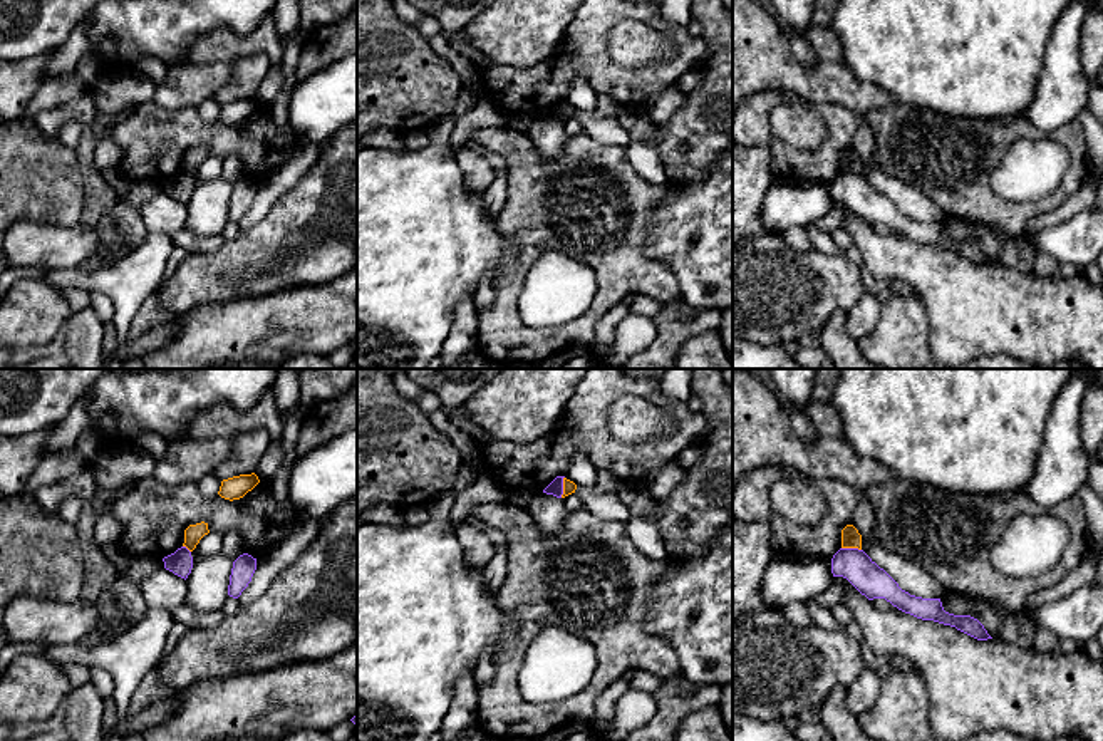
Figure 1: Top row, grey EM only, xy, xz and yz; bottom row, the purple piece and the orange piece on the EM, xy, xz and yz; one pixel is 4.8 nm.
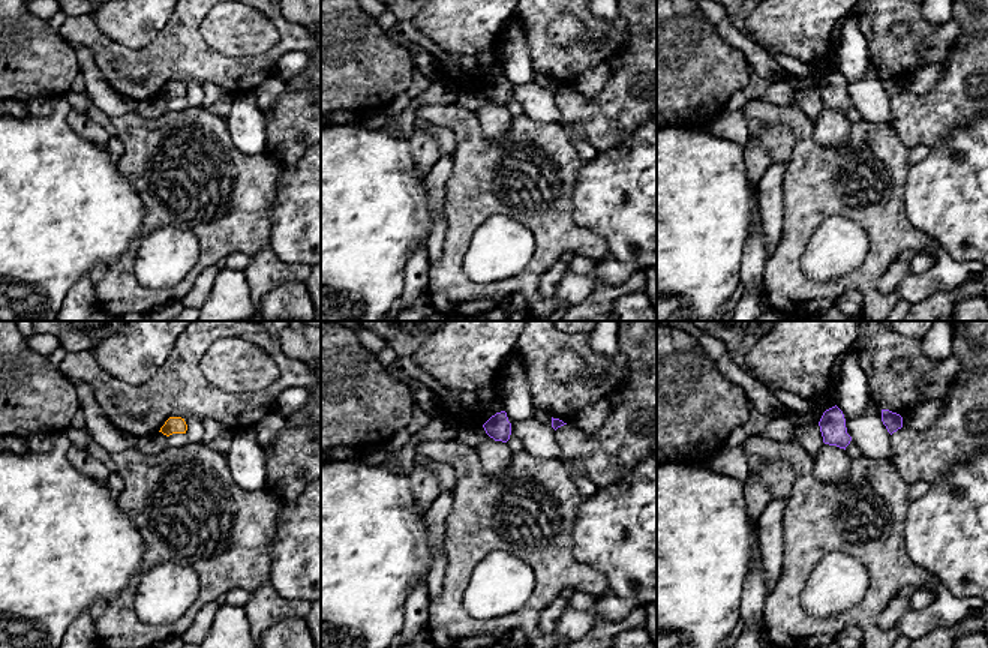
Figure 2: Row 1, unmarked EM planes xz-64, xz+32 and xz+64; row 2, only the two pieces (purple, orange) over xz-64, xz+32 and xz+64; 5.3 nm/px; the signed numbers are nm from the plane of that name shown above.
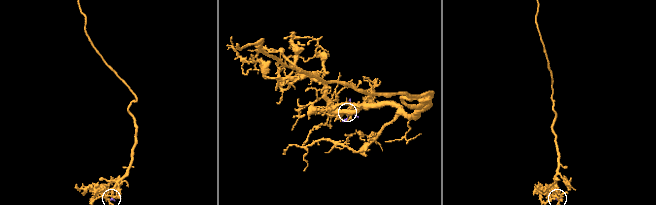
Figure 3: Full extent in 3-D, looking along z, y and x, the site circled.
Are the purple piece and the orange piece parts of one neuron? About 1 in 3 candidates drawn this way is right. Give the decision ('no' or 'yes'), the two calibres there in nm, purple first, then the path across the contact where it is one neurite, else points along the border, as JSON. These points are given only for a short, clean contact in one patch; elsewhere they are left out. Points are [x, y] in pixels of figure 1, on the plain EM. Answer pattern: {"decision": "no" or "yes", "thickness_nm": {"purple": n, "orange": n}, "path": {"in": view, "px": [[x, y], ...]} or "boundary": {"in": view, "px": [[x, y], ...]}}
{"decision": "no", "thickness_nm": {"purple": 70, "orange": 60}, "boundary": {"in": "xz", "px": [[564, 101], [564, 118], [560, 121]]}}

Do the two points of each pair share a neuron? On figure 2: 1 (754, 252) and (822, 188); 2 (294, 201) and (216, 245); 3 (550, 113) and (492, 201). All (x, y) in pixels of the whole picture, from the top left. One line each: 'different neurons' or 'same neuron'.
1: different neurons
2: different neurons
3: different neurons

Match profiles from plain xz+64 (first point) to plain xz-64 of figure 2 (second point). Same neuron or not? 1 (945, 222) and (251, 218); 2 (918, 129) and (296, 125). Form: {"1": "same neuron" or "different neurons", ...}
{"1": "different neurons", "2": "same neuron"}

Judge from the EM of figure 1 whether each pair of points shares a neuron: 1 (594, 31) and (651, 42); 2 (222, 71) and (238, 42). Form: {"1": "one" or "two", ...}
{"1": "two", "2": "two"}

